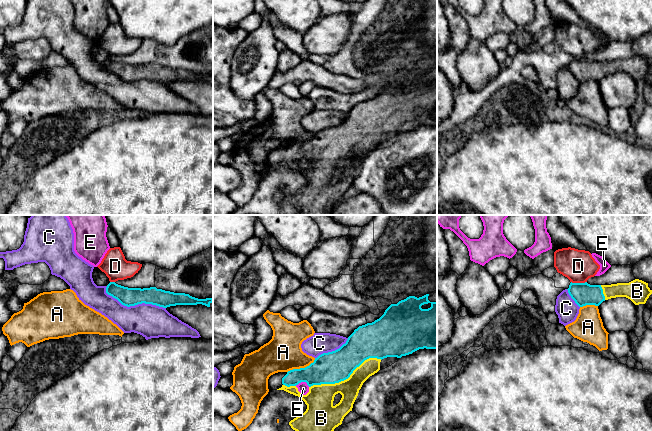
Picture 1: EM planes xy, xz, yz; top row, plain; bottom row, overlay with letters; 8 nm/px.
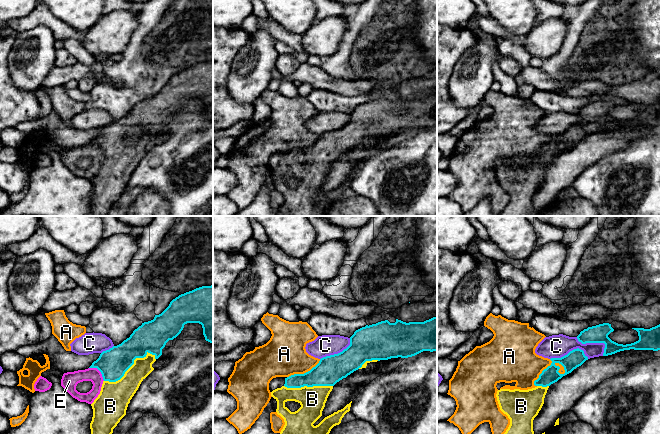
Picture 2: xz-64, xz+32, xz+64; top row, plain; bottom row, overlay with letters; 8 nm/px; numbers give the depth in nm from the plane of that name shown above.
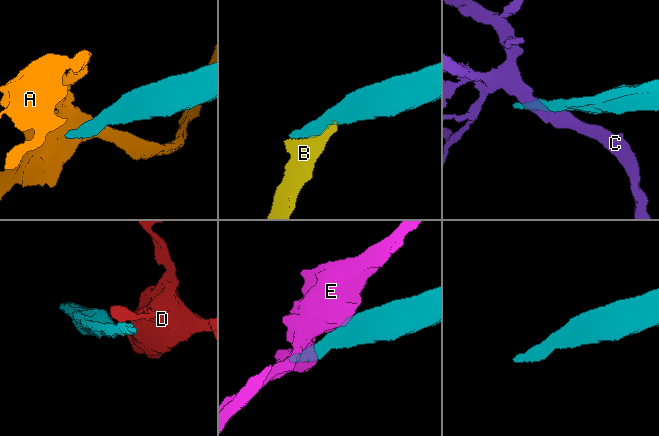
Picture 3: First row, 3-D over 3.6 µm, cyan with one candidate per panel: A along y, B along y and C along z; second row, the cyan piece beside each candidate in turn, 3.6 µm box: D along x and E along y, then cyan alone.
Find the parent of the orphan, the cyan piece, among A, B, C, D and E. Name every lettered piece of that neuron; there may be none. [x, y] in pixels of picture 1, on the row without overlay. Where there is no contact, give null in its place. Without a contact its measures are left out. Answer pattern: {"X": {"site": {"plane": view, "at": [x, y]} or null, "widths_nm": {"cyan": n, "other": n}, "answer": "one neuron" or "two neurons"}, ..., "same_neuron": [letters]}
{"A": {"site": {"plane": "xz", "at": [301, 144]}, "widths_nm": {"cyan": 260, "other": 300}, "answer": "two neurons"}, "B": {"site": {"plane": "xz", "at": [345, 155]}, "widths_nm": {"cyan": 260, "other": 200}, "answer": "one neuron"}, "C": {"site": {"plane": "xy", "at": [133, 81]}, "widths_nm": {"cyan": 150, "other": 260}, "answer": "two neurons"}, "D": {"site": {"plane": "yz", "at": [579, 59]}, "widths_nm": {"cyan": 180, "other": 260}, "answer": "two neurons"}, "E": {"site": {"plane": "xz", "at": [302, 157]}, "widths_nm": {"cyan": 260, "other": 90}, "answer": "two neurons"}, "same_neuron": ["B"]}

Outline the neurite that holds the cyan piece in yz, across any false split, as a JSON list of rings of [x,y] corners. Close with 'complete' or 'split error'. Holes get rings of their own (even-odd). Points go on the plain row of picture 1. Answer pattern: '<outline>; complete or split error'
[[[635,55],[629,59],[611,61],[590,61],[587,58],[571,58],[567,66],[579,83],[586,81],[599,82],[603,77],[616,73],[626,73],[635,81],[645,80],[652,70],[648,59],[639,55]]]; split error

